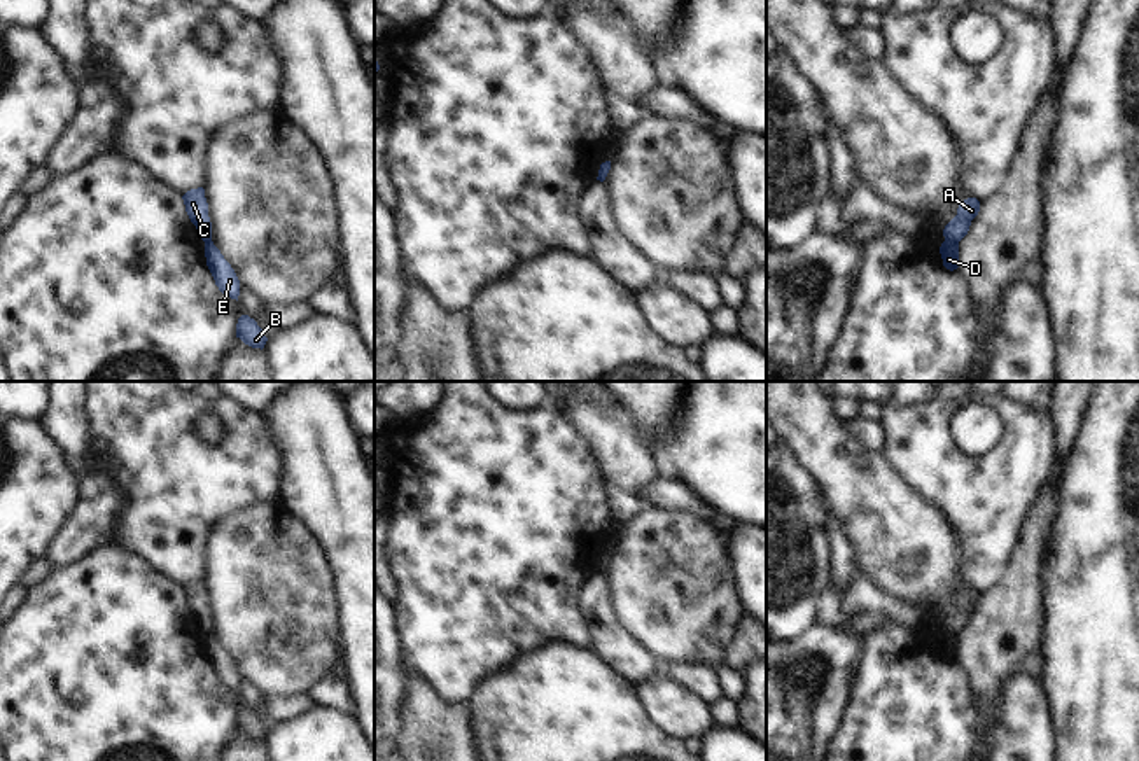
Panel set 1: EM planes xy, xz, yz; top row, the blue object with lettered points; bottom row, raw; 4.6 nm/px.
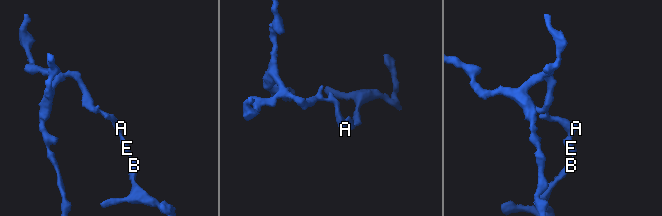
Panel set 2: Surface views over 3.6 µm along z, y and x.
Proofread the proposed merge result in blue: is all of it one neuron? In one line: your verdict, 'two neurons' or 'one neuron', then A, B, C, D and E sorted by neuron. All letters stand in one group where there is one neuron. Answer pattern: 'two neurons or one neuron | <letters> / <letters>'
two neurons | A C / B D E

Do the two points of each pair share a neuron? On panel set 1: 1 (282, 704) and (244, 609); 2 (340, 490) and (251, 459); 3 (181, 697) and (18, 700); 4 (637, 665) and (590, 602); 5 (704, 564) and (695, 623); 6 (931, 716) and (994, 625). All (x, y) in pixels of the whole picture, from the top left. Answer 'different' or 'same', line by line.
1: different
2: different
3: same
4: same
5: same
6: different

